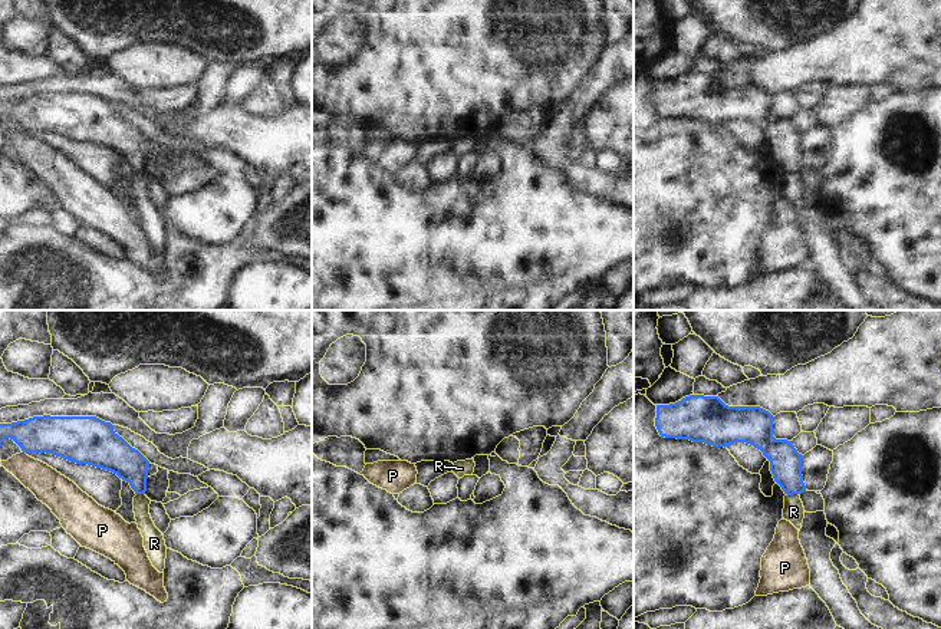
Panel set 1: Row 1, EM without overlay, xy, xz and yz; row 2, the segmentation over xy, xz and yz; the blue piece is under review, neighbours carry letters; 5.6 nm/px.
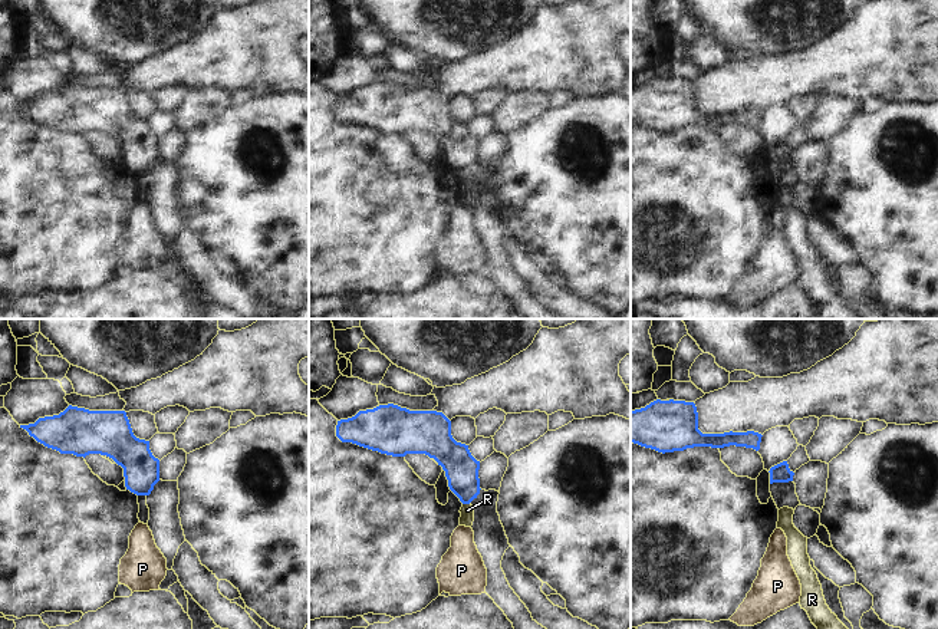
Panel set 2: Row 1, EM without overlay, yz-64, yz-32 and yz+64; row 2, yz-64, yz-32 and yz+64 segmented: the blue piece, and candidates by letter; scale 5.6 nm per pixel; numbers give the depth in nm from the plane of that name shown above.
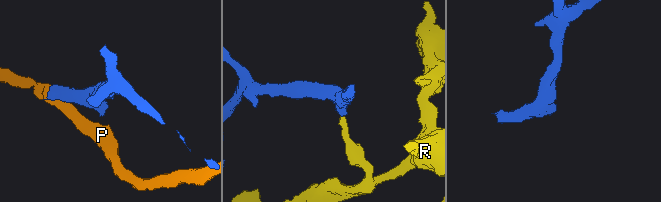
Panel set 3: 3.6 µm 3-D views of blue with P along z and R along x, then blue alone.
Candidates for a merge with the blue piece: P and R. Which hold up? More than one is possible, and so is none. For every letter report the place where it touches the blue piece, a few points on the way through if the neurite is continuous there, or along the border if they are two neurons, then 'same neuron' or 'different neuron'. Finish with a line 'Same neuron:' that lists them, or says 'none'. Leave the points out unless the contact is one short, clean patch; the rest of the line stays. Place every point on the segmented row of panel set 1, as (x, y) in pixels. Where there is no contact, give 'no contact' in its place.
P: contact xy (25, 451); different neuron
R: contact yz (792, 494); border yz (786, 493), (798, 494); different neuron
Same neuron: none

